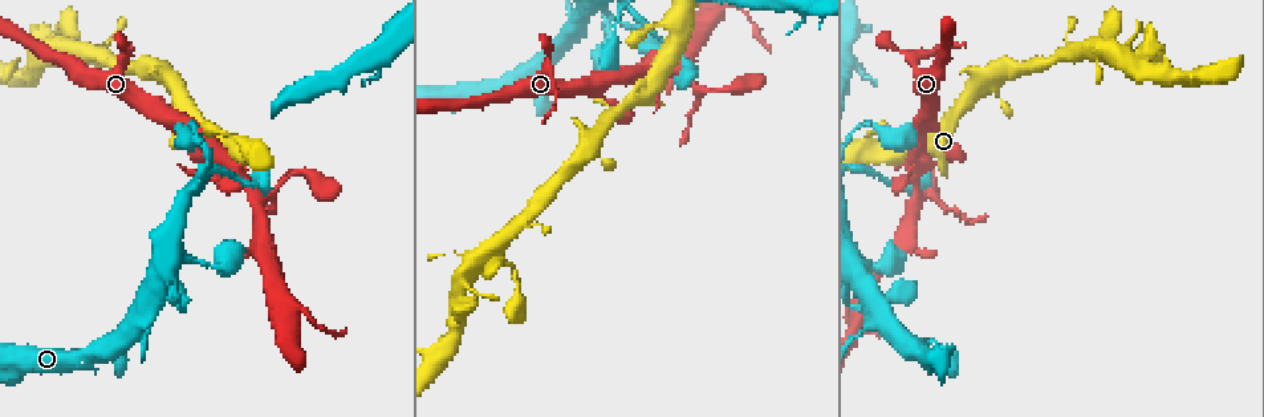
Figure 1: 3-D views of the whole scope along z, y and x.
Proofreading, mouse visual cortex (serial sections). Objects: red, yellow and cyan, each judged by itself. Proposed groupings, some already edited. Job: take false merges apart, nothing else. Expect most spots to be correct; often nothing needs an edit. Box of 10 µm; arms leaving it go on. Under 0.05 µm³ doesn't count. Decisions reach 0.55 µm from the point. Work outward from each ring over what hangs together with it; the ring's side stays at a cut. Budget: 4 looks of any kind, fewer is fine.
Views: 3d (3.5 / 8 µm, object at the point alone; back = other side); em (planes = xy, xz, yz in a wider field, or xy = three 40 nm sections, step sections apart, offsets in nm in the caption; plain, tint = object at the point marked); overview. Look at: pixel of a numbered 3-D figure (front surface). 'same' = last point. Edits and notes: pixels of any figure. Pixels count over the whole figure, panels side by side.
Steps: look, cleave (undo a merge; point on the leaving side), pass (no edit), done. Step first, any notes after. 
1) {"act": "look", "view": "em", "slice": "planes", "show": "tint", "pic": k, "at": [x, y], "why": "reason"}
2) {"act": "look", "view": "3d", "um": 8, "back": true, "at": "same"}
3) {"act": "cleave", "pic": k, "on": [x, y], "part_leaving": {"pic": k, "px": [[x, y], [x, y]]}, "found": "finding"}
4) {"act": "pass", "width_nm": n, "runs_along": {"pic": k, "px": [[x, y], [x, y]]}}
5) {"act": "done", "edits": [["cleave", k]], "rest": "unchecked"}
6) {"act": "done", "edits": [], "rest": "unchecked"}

{"act": "look", "view": "3d", "um": 3.5, "pic": 1, "at": [228, 161]}

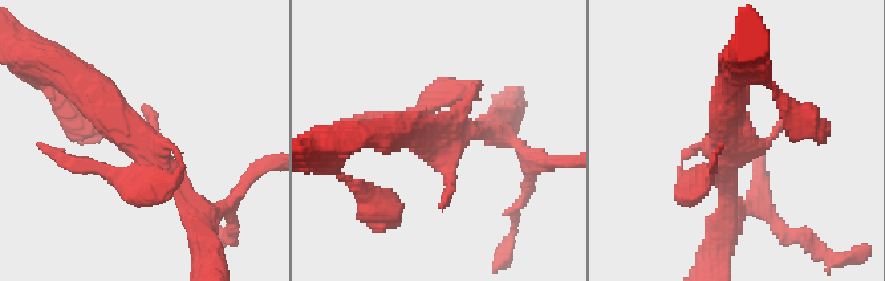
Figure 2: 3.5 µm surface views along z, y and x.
{"act": "look", "view": "em", "slice": "xy", "step": 5, "show": "tint", "pic": 2, "at": [731, 141]}

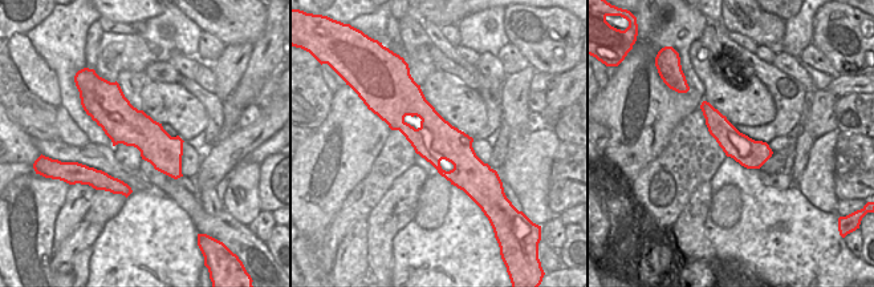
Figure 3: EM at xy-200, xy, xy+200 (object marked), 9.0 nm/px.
{"act": "pass", "runs_along": {"pic": 2, "px": [[78, 82], [165, 163], [197, 212]]}, "found": "continuous, no second cell"}

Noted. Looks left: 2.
{"act": "look", "view": "3d", "um": 3.5, "pic": 1, "at": [1126, 60], "why": "a fork"}

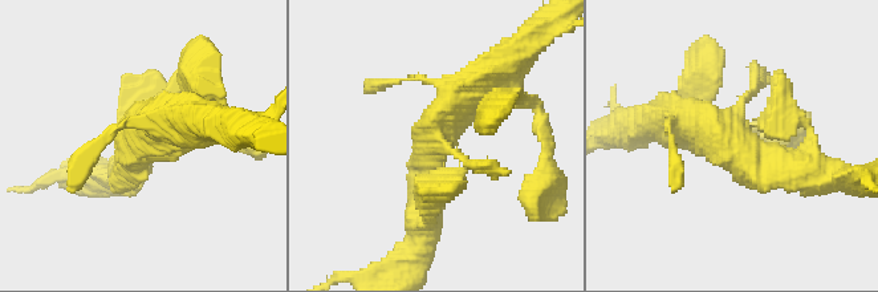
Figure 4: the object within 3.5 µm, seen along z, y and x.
{"act": "pass", "runs_along": {"pic": 4, "px": [[488, 73], [427, 147], [423, 213]]}, "found": "all the same cell"}

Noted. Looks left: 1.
{"act": "done", "edits": [], "rest": "unchecked"}

